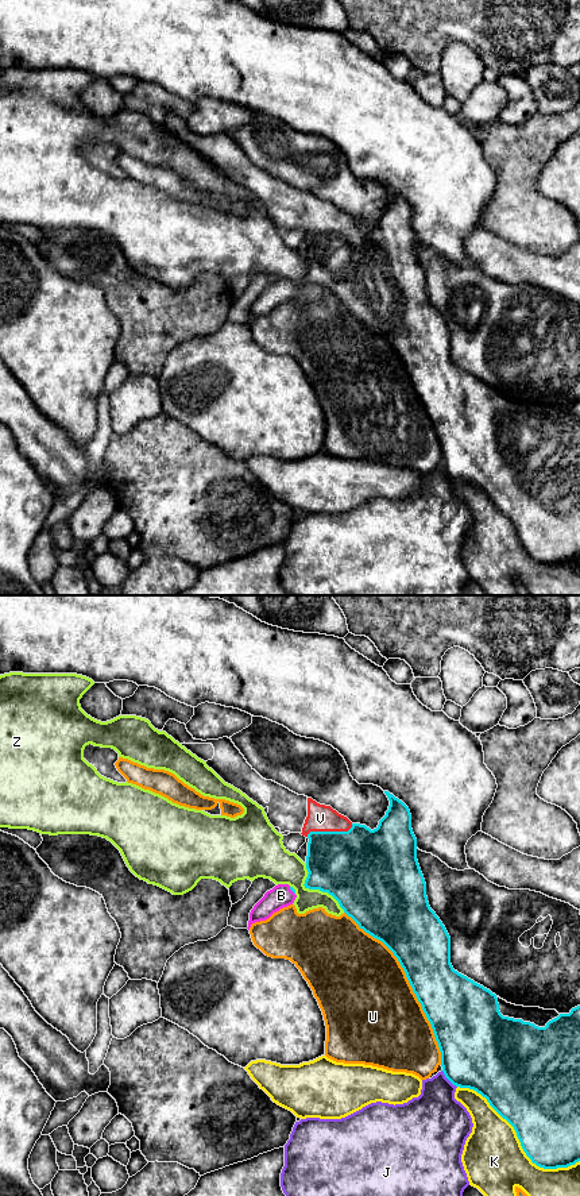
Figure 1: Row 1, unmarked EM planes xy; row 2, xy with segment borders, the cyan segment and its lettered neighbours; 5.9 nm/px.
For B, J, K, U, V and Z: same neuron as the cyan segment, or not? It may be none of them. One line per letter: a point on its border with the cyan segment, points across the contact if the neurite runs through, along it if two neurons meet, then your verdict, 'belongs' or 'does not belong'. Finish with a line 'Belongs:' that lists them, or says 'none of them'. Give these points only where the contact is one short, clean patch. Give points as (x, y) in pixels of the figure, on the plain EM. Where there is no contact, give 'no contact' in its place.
B: meets cyan in xy at (292, 285); runs through xy (292, 284), (292, 285), (286, 290), (281, 290); belongs
J: meets cyan in xy at (448, 474); does not belong
K: meets cyan in xy at (518, 533); does not belong
U: meets cyan in xy at (410, 379); does not belong
V: meets cyan in xy at (329, 227); belongs
Z: meets cyan in xy at (316, 284); does not belong
Belongs: B, V

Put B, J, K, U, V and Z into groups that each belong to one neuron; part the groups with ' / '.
B V / J / K / U / Z

